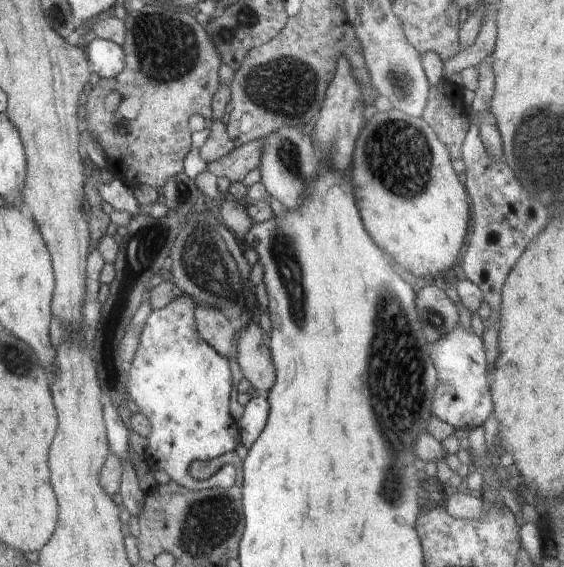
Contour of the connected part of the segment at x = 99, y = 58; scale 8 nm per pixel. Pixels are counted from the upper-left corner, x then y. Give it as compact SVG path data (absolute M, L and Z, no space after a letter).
M97 37L85 49L91 72L100 78L116 78L124 70L125 54L115 42Z

